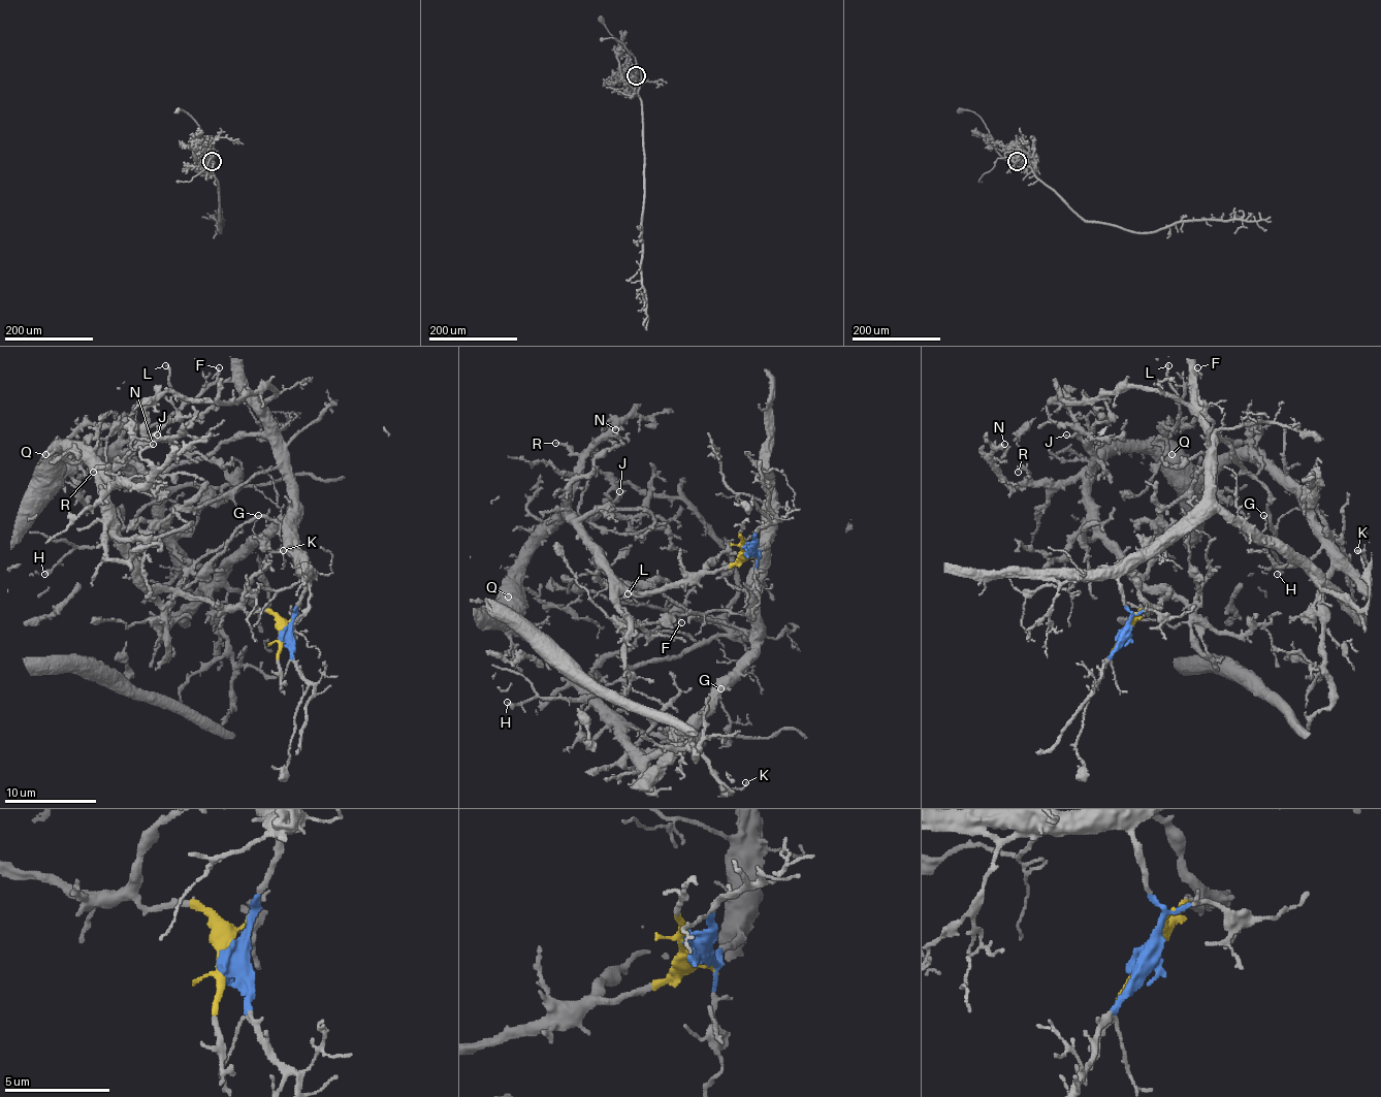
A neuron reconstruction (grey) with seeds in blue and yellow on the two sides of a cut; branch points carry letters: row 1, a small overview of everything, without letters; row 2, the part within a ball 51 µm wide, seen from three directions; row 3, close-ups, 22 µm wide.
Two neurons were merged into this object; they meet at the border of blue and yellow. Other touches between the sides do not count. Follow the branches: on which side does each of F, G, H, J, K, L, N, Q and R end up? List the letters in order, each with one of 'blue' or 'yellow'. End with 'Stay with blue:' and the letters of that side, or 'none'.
F: blue
G: blue
H: blue
J: yellow
K: blue
L: blue
N: yellow
Q: yellow
R: yellow
Stay with blue: F, G, H, K, L

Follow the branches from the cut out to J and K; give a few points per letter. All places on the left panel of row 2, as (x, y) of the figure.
J: (284, 633), (267, 612), (155, 591), (140, 575), (110, 517), (110, 474), (157, 434)
K: (284, 633), (304, 577), (293, 513), (228, 566), (224, 579), (263, 610), (263, 563), (284, 549)

